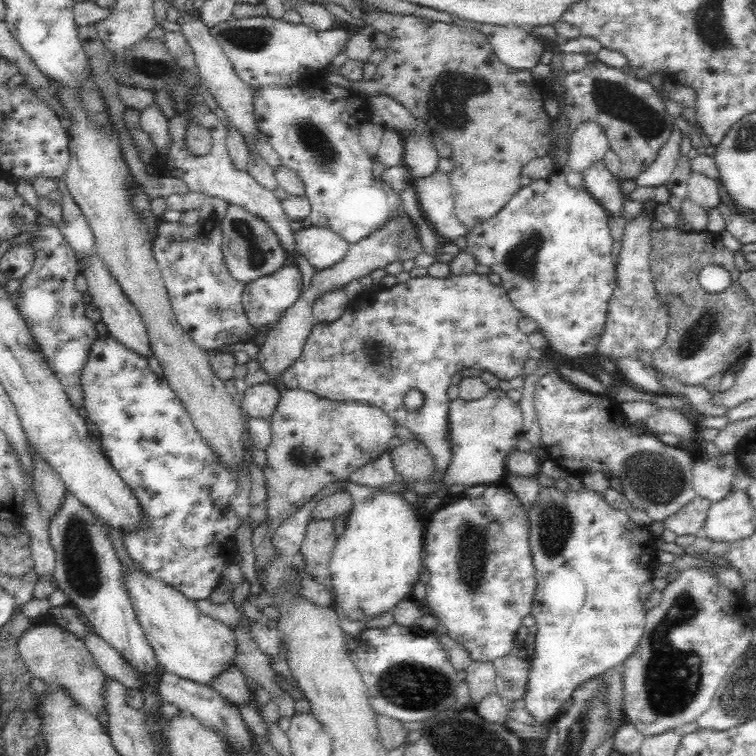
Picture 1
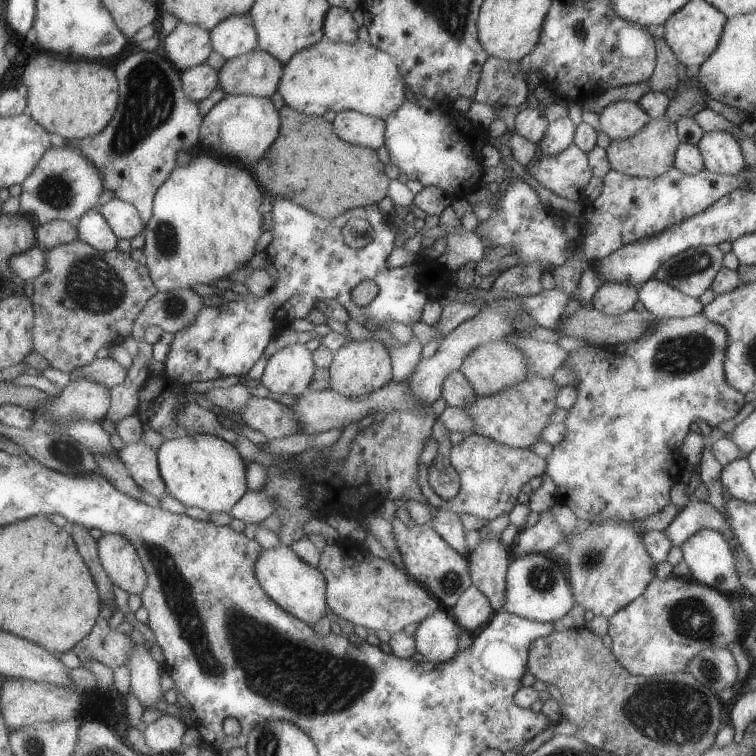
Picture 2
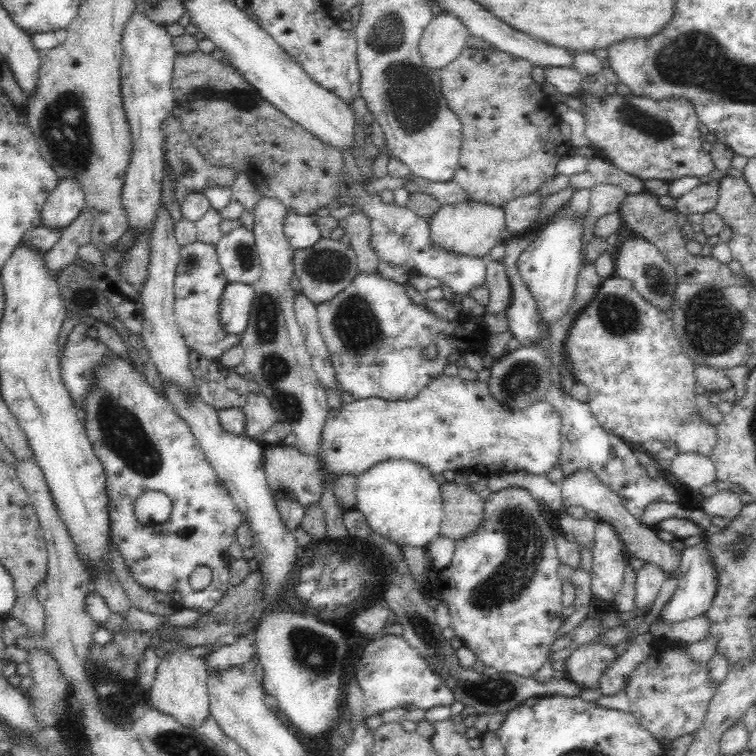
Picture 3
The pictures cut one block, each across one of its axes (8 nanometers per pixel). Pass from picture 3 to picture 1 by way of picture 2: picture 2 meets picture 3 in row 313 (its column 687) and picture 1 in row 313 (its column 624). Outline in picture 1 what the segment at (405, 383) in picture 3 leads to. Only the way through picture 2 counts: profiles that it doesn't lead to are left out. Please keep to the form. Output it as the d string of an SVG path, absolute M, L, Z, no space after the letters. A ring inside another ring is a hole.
M461 274L460 276L452 275L448 278L434 278L433 276L411 277L404 283L396 283L391 287L379 287L373 290L364 290L358 295L353 303L350 304L348 310L344 312L334 322L317 321L312 327L310 335L306 340L302 354L297 360L281 375L280 381L288 389L305 390L322 398L333 401L360 400L372 406L381 408L390 418L395 420L397 425L406 426L410 432L416 435L417 439L423 443L428 451L434 455L436 472L446 470L448 462L450 462L451 443L448 431L448 404L451 399L446 394L446 390L450 386L452 376L465 368L481 367L484 371L490 371L496 375L498 379L511 381L512 379L522 375L522 369L528 358L528 352L531 349L529 336L519 330L518 324L523 318L520 310L517 310L508 297L507 290L500 284L490 282L487 275L483 274ZM410 390L420 390L424 394L424 404L416 410L408 410L404 406L404 395Z

